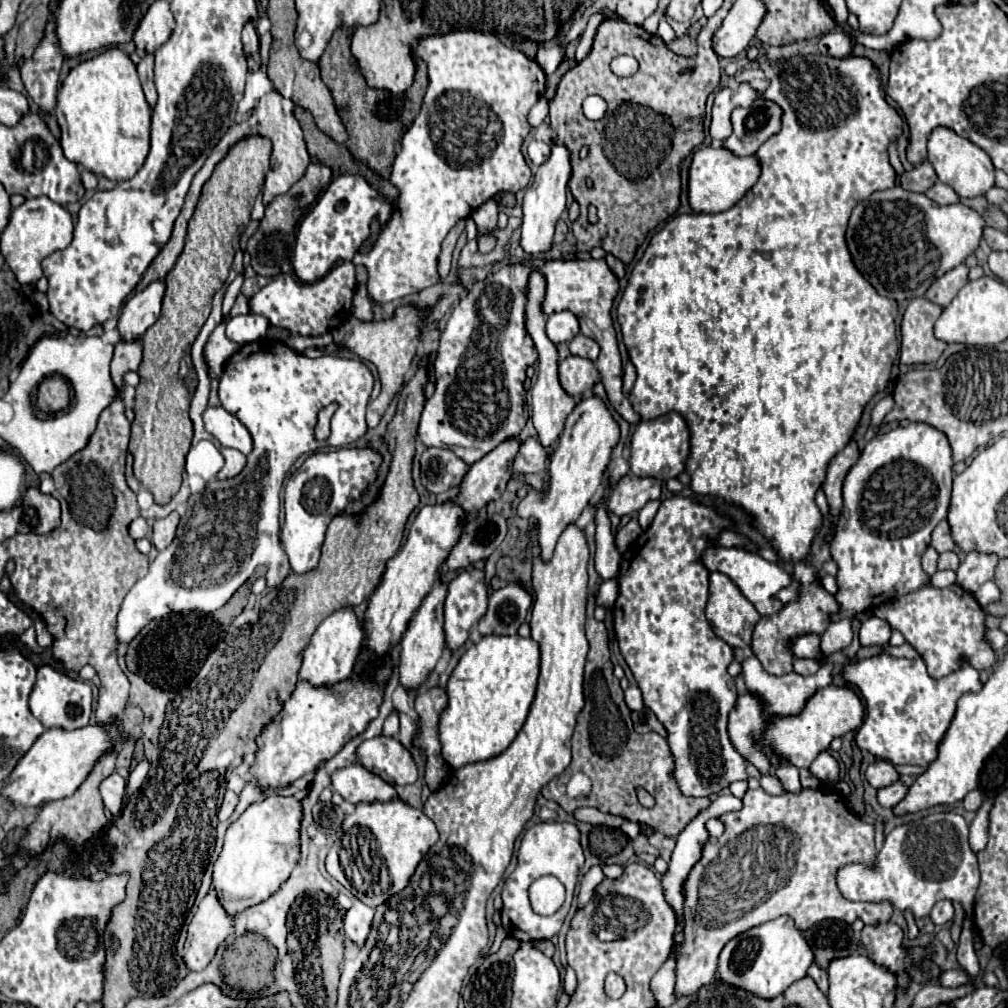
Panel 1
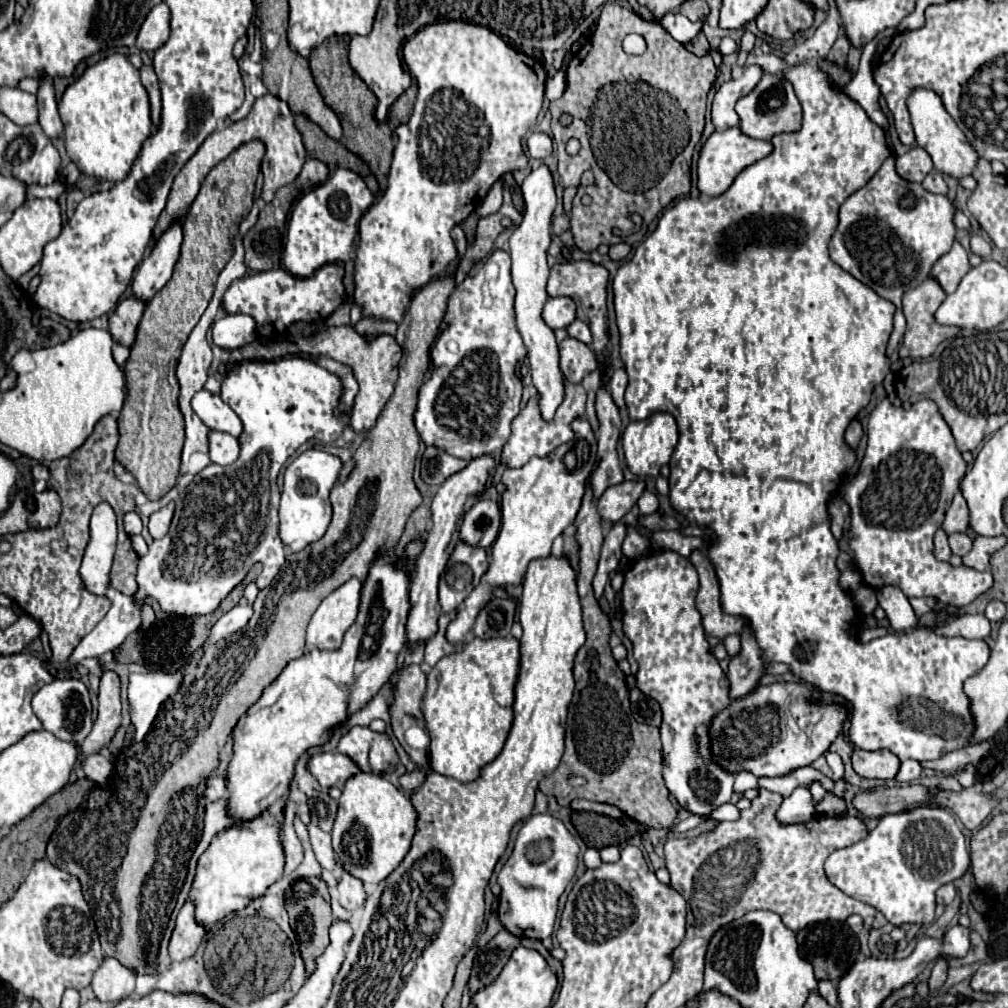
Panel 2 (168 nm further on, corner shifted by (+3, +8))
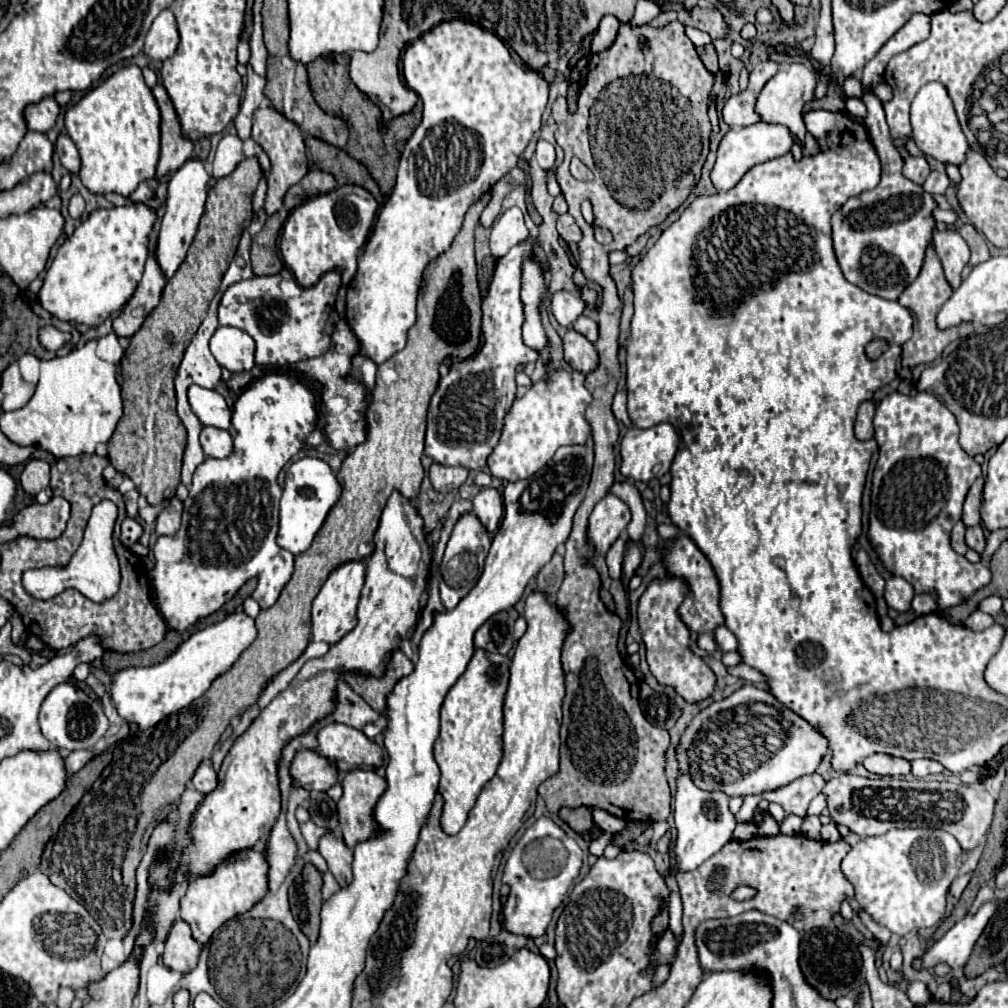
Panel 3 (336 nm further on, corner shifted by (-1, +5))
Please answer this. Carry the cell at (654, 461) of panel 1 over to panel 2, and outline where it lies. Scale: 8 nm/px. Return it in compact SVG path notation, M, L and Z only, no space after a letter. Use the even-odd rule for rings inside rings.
M654 413L644 421L632 421L622 433L622 447L626 455L626 465L634 475L652 475L656 477L672 457L672 451L678 443L678 425L670 413Z

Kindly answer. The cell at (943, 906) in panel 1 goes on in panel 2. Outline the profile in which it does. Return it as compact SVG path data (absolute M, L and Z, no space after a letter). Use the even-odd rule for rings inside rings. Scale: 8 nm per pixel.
M952 883L942 885L942 887L936 891L936 903L938 903L938 905L950 905L950 903L954 901L954 897L956 897L956 889L954 889Z

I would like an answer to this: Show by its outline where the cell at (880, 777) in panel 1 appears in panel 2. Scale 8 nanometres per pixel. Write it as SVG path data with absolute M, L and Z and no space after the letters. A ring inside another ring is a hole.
M854 749L852 755L852 765L854 771L860 777L866 779L894 779L900 767L900 761L896 755L892 755L886 749L880 751L864 751L864 749Z

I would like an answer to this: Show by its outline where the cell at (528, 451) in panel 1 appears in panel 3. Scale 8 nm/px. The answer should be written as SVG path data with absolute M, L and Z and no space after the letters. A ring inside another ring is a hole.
M550 370L538 382L534 382L522 398L516 398L512 408L506 412L504 428L498 440L498 446L488 458L490 474L518 482L536 474L560 446L586 444L590 436L590 426L584 418L592 394L584 386L584 374L576 370Z

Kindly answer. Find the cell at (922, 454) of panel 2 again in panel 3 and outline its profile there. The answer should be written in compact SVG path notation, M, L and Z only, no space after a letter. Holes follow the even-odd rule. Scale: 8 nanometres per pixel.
M900 392L888 394L876 408L874 416L874 438L880 446L880 458L872 478L872 510L870 510L870 530L868 538L882 558L884 566L894 574L906 578L916 592L934 592L938 594L940 608L952 608L966 598L970 598L978 588L990 582L990 570L978 562L972 564L964 556L956 554L950 546L952 526L962 516L964 498L974 484L974 480L982 475L982 468L968 456L958 444L958 424L956 418L934 394L918 392L914 396L906 396ZM918 436L918 450L906 450L906 442Z

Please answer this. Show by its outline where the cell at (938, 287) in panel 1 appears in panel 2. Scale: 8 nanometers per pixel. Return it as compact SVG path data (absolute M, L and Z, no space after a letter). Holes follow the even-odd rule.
M956 241L952 245L952 249L936 261L936 265L932 267L930 277L936 279L946 293L954 293L956 287L958 287L958 283L962 281L962 275L966 275L966 271L970 271L968 253Z

